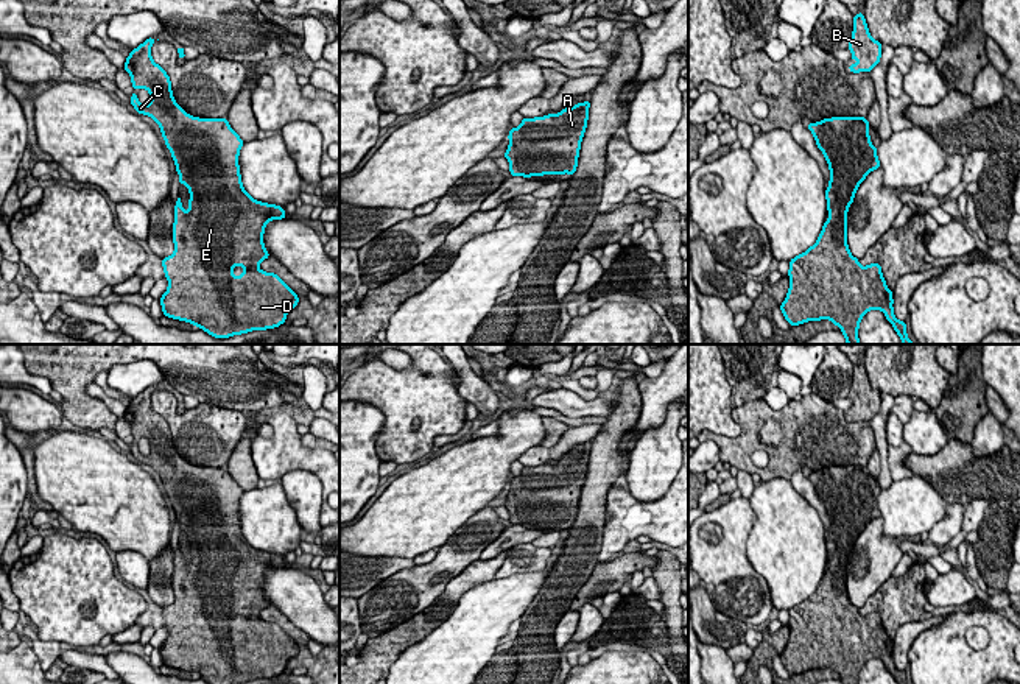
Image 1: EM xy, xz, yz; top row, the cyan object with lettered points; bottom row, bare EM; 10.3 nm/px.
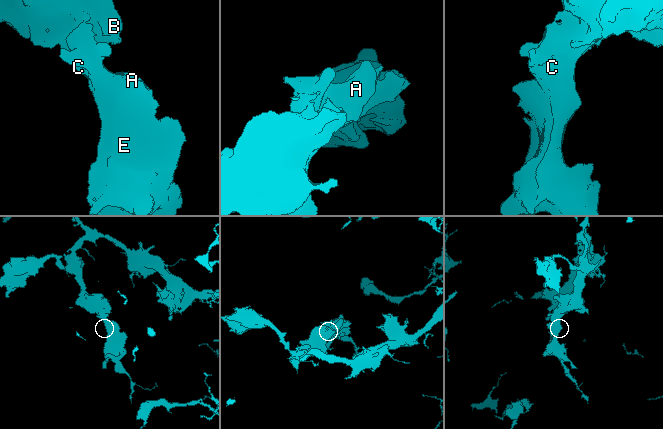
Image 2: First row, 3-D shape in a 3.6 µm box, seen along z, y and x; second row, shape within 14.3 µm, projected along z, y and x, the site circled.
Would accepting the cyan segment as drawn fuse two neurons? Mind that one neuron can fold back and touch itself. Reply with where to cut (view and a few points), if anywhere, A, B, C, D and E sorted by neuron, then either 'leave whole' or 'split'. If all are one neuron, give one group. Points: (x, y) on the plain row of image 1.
no cut; A B C D E; leave whole

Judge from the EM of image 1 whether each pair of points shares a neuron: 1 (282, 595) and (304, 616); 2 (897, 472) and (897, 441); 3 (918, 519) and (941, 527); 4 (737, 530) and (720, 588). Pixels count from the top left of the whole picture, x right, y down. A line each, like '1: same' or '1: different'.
1: same
2: same
3: different
4: same

